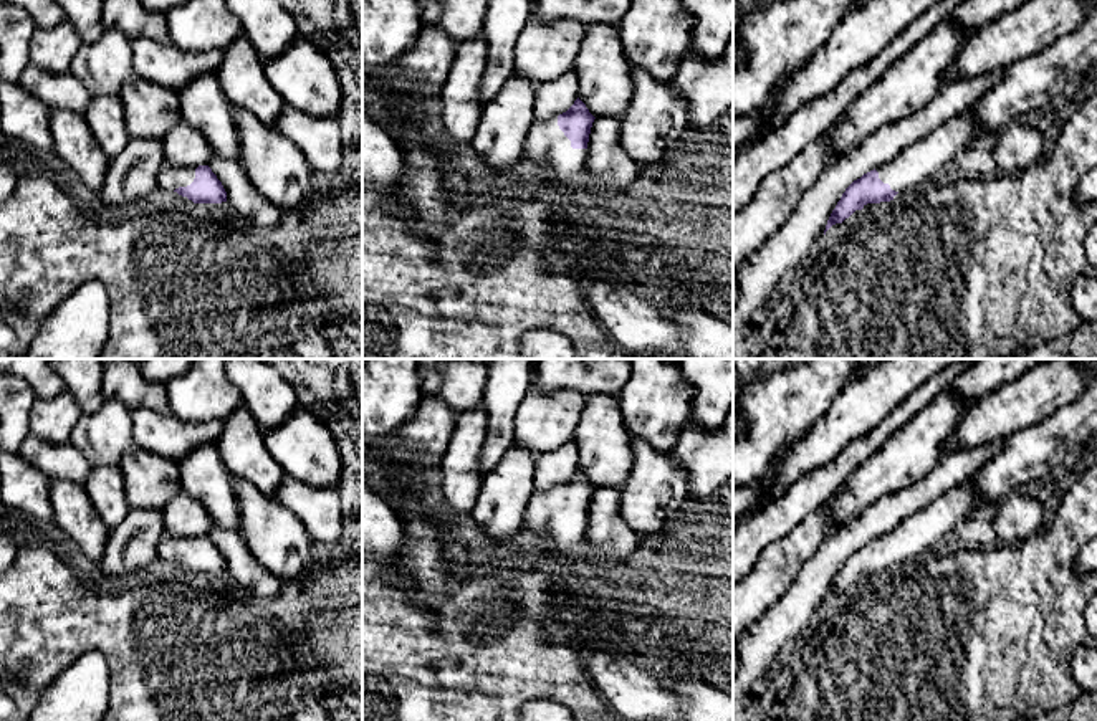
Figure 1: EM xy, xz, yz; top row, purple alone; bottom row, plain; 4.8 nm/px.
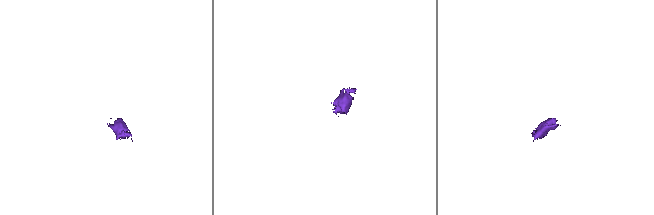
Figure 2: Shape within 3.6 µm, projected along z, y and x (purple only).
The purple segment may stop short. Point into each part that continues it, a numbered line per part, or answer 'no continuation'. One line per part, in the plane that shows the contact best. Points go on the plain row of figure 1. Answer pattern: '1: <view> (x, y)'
1: xz (546, 515)

